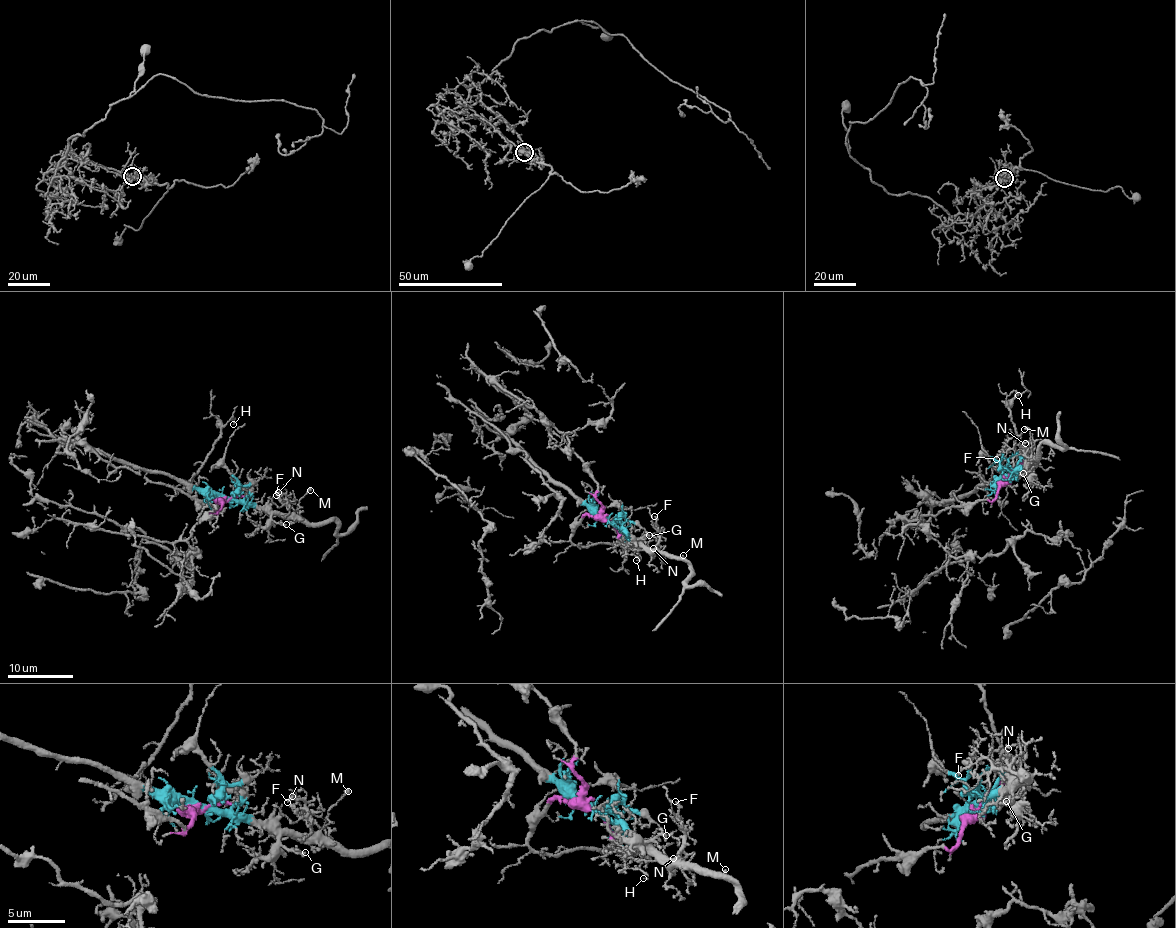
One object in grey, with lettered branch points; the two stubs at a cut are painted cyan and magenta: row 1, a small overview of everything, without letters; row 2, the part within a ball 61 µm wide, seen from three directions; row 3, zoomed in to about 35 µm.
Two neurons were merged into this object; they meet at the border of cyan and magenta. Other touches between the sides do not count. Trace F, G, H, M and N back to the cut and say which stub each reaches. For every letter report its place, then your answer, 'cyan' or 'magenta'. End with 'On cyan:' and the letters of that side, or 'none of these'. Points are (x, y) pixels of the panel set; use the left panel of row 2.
F: (276, 495) | cyan
G: (286, 524) | cyan
H: (233, 424) | magenta
M: (310, 490) | cyan
N: (278, 492) | cyan
On cyan: F, G, M, N

